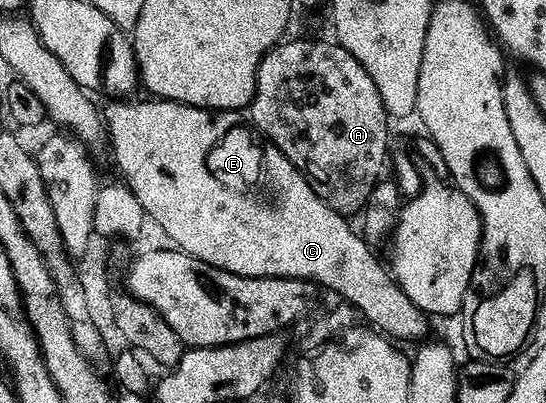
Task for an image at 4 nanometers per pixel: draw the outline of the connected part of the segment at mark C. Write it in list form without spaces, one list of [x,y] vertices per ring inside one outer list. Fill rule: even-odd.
[[[109,100],[106,106],[103,106],[103,121],[107,131],[107,142],[113,145],[113,158],[117,161],[117,166],[121,169],[123,182],[128,186],[130,192],[139,200],[145,211],[148,221],[158,226],[167,237],[170,238],[172,245],[178,250],[187,252],[198,262],[205,262],[208,266],[214,266],[217,270],[226,270],[239,276],[248,278],[304,278],[318,287],[326,286],[329,290],[334,290],[337,294],[342,294],[344,301],[354,307],[362,319],[369,324],[374,330],[380,331],[381,334],[388,336],[390,339],[398,338],[401,342],[420,343],[426,337],[425,333],[429,330],[430,319],[426,311],[420,310],[416,304],[409,299],[405,293],[402,283],[397,282],[391,275],[385,271],[385,266],[379,259],[373,255],[374,247],[365,240],[358,231],[353,231],[349,227],[350,219],[337,210],[333,210],[323,199],[316,194],[314,188],[305,179],[304,174],[277,148],[269,144],[264,147],[263,157],[265,160],[265,170],[270,176],[269,190],[277,193],[273,202],[265,202],[261,198],[238,198],[237,194],[231,194],[229,190],[221,189],[217,181],[211,180],[211,172],[207,172],[207,152],[211,145],[209,138],[209,118],[210,111],[204,110],[201,106],[188,106],[182,102],[171,102],[168,100],[149,100],[153,102],[129,102],[133,100]]]

